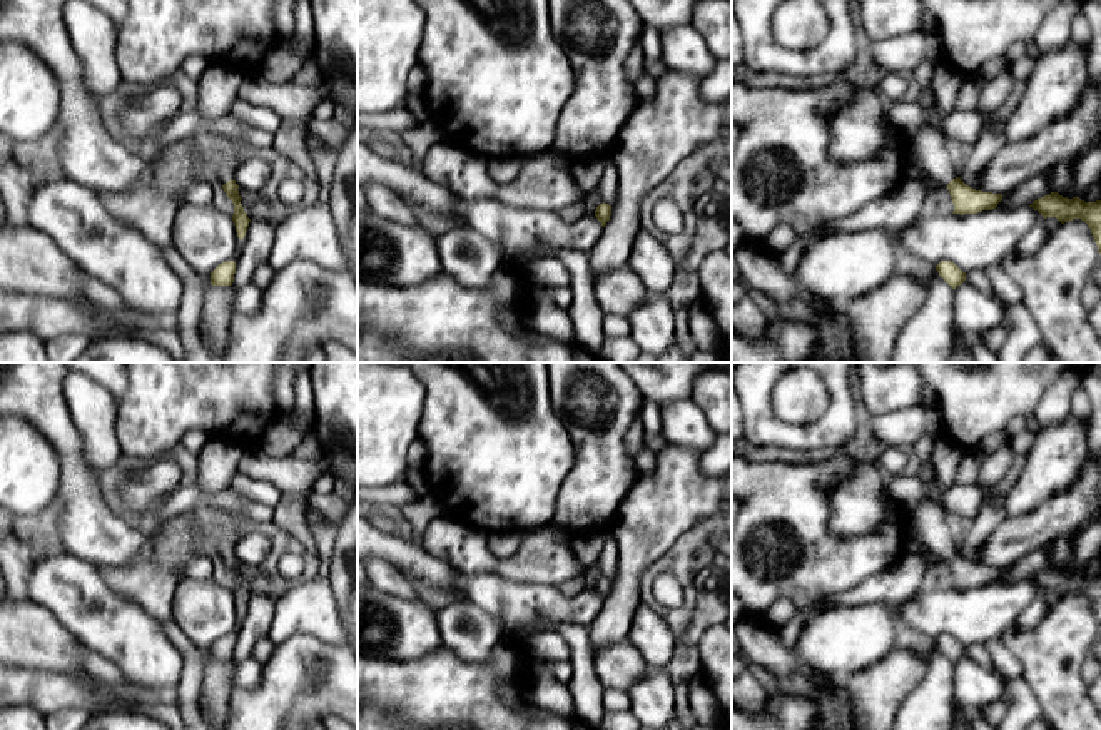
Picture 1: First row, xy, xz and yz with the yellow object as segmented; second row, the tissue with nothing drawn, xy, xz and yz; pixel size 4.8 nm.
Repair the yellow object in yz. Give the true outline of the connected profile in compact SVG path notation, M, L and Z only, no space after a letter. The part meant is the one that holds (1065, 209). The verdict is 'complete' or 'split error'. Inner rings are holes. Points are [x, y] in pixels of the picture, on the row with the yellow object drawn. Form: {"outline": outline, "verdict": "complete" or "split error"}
{"outline": "M1051 192L1034 200L1029 207L1038 210L1044 219L1056 217L1061 224L1081 219L1091 229L1101 254L1101 200L1084 202L1079 197L1068 199L1058 192Z", "verdict": "complete"}

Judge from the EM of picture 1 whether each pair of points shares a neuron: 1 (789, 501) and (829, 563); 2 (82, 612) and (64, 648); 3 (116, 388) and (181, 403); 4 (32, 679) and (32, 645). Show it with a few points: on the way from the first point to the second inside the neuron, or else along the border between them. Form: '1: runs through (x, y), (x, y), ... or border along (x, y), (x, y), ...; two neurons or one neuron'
1: runs through (789, 517), (814, 550); one neuron
2: border along (42, 607), (79, 640); two neurons
3: border along (127, 380), (127, 386), (117, 401); two neurons
4: border along (17, 665), (71, 674); two neurons

